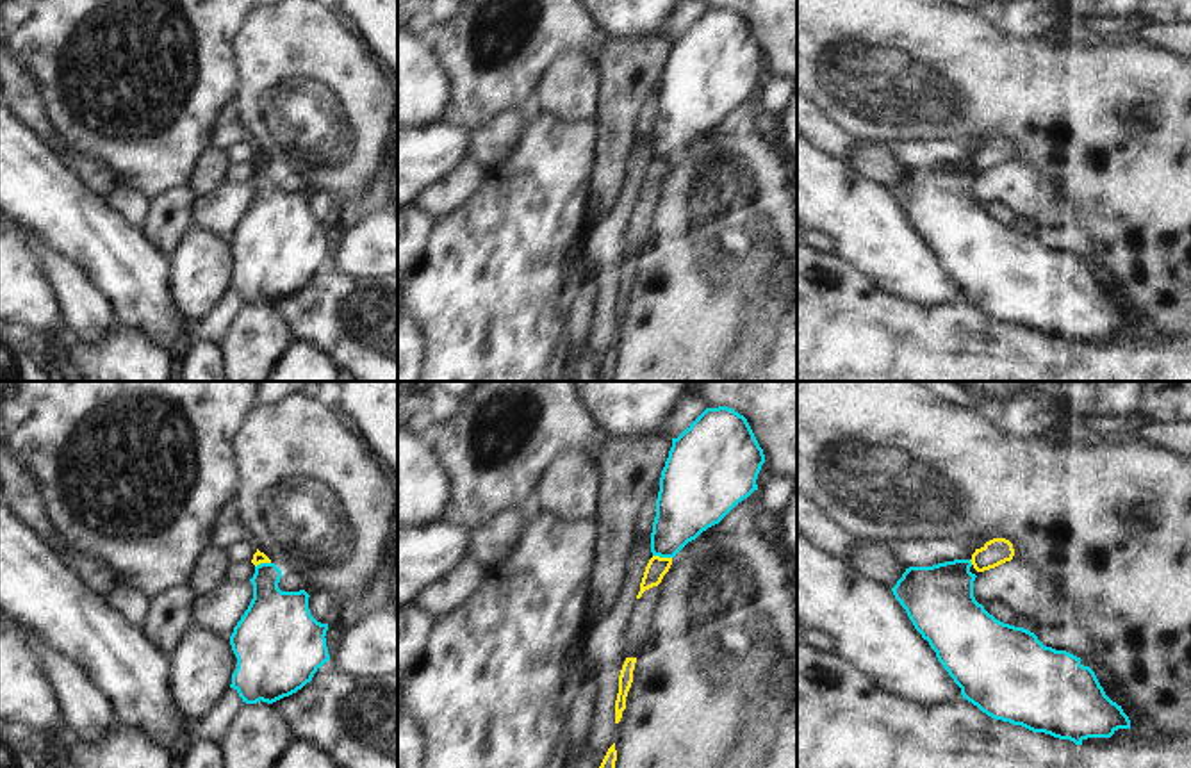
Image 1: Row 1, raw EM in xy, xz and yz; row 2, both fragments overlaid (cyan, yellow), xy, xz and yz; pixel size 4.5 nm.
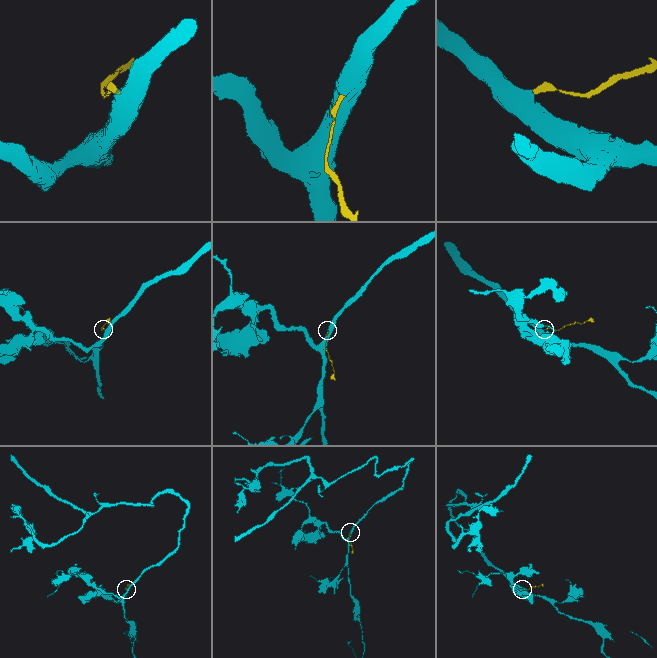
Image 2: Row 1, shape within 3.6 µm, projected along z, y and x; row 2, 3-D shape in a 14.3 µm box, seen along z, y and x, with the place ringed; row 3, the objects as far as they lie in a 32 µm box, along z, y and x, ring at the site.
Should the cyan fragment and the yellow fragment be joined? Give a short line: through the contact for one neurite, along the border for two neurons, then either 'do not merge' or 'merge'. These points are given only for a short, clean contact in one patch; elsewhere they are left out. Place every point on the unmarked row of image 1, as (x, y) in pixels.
xz (653, 155), (671, 159) | do not merge

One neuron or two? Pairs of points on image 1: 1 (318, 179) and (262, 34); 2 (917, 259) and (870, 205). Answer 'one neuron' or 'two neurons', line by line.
1: one neuron
2: one neuron

